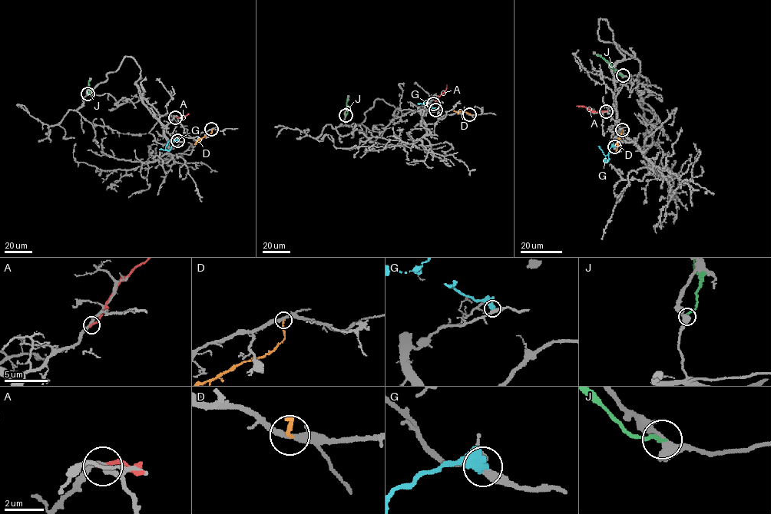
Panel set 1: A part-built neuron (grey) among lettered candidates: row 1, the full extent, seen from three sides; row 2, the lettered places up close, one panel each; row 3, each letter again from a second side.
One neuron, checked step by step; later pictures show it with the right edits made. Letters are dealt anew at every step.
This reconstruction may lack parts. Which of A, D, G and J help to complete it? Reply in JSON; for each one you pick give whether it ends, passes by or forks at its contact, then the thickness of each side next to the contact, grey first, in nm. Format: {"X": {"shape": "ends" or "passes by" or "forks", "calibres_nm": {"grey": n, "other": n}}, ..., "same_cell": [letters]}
{"same_cell": []}

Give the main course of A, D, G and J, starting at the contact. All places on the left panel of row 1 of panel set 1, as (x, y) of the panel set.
A: (175, 116), (183, 117), (189, 113)
D: (212, 130), (210, 134), (194, 144)
G: (177, 140), (171, 142), (170, 149), (167, 150), (165, 146), (170, 140)
J: (87, 93), (89, 80)

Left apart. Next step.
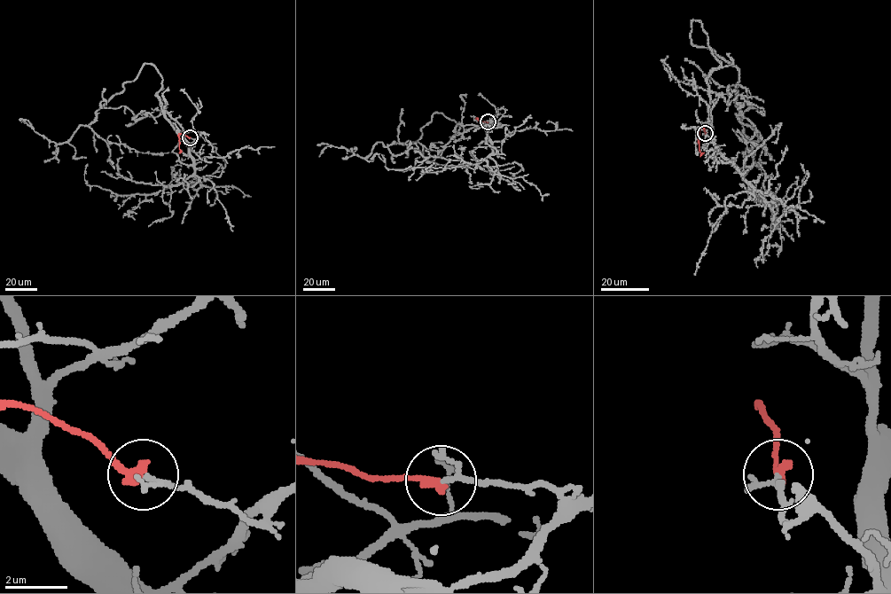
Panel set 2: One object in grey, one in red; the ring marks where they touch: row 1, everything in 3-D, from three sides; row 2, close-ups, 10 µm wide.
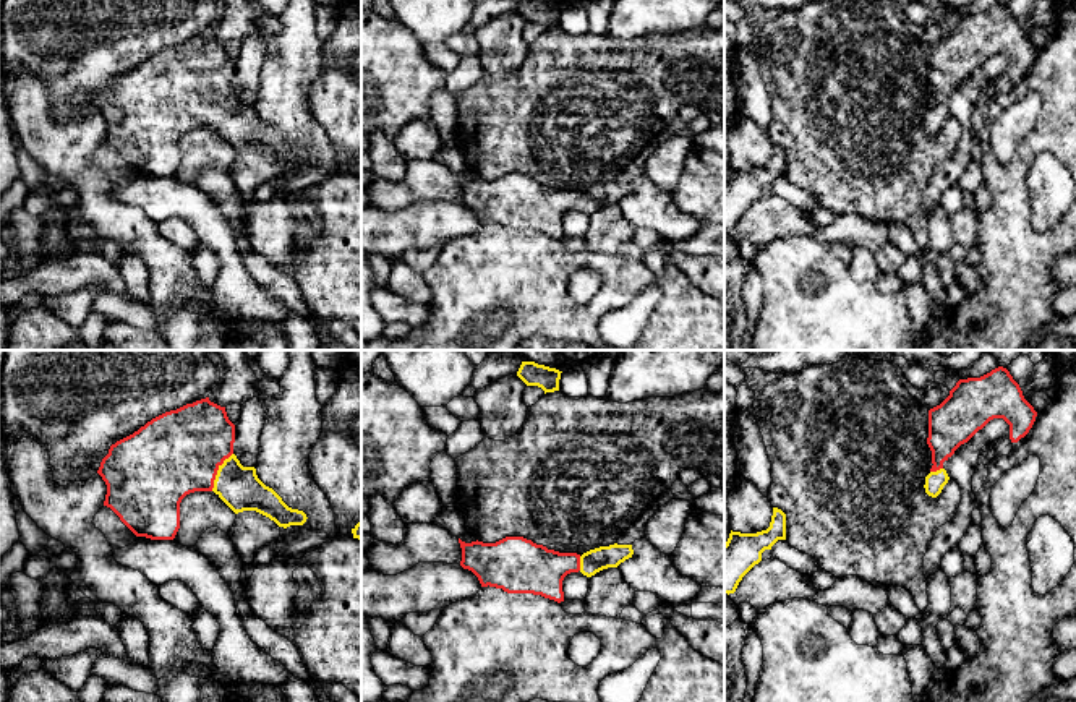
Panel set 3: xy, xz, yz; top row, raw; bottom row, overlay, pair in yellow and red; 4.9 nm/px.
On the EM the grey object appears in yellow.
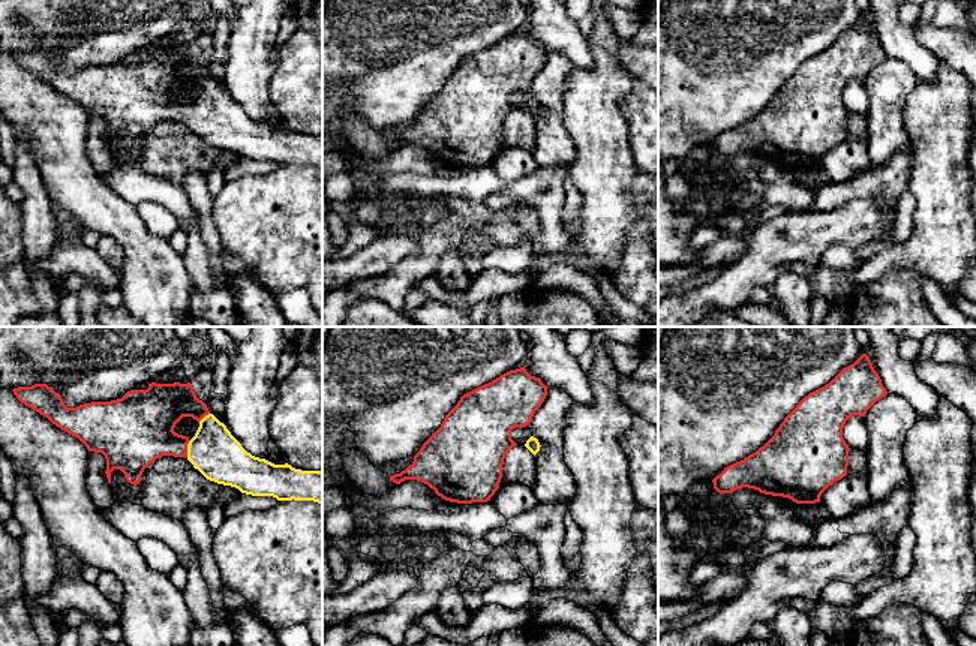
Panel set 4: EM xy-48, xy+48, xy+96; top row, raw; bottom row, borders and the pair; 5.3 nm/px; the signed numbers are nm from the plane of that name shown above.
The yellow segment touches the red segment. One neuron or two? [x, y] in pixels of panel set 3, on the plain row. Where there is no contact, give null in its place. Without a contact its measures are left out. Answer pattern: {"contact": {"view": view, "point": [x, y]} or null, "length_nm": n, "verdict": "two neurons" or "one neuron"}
{"contact": {"view": "xy", "point": [217, 109]}, "length_nm": 220, "verdict": "one neuron"}

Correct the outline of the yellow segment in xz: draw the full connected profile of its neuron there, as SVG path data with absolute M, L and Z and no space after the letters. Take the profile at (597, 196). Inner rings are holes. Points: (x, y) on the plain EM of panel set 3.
M506 173L496 180L472 178L465 180L459 175L462 185L460 203L472 208L481 224L502 225L507 230L533 230L544 235L554 237L557 240L564 238L562 217L570 209L582 209L587 214L596 209L617 204L626 196L632 195L632 182L609 182L600 183L583 190L559 190L548 186L543 182L536 182L523 173Z

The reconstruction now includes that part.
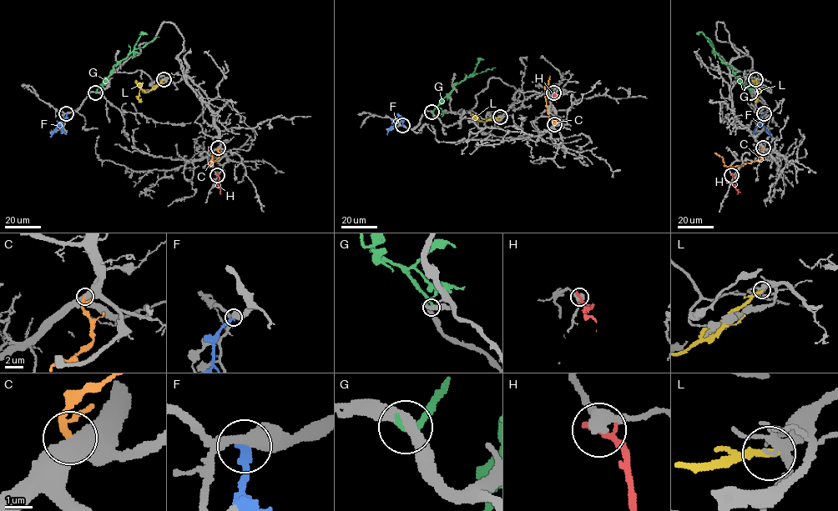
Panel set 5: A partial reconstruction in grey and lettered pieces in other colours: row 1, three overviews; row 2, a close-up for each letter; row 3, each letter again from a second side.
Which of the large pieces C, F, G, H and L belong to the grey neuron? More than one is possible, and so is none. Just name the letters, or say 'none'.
none

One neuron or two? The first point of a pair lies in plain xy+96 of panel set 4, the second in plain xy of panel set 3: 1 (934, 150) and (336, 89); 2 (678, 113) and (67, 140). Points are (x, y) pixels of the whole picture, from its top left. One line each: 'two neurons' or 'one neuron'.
1: two neurons
2: two neurons

